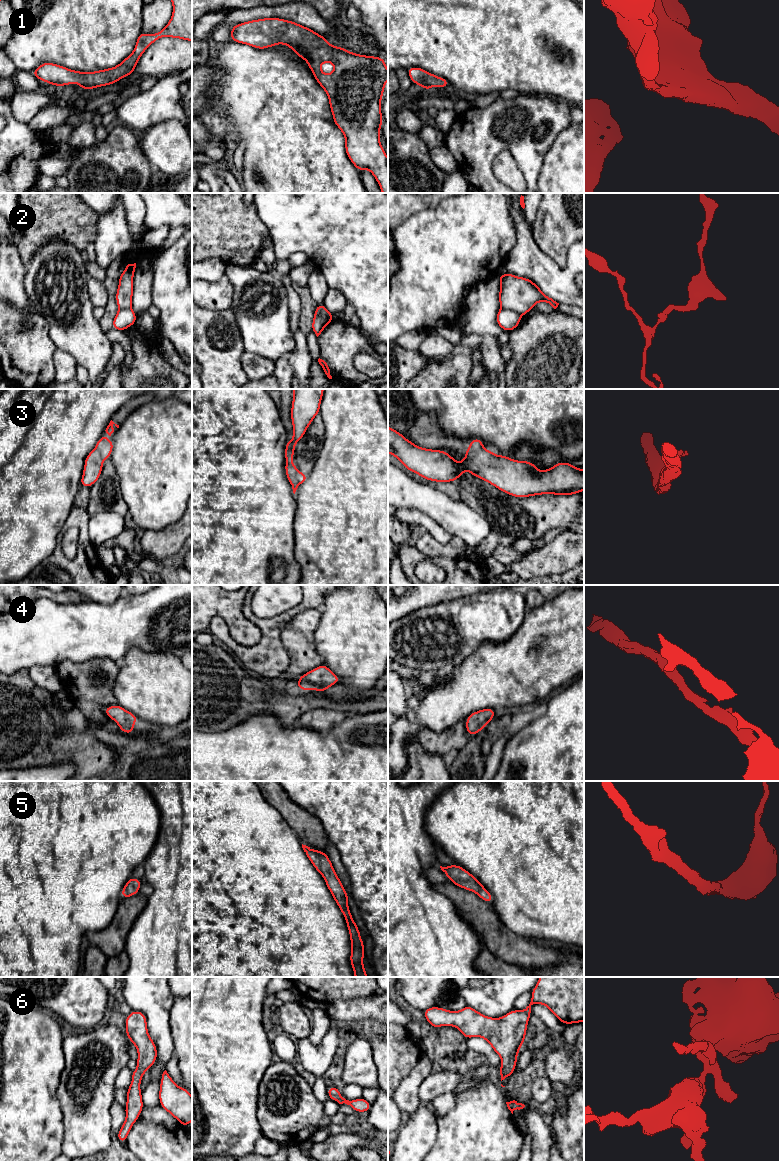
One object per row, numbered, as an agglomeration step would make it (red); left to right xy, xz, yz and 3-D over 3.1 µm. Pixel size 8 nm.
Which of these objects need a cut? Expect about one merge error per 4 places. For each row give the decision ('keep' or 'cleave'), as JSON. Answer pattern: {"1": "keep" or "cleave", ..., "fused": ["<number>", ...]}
{"1": "keep", "2": "cleave", "3": "cleave", "4": "keep", "5": "keep", "6": "keep", "fused": ["2", "3"]}

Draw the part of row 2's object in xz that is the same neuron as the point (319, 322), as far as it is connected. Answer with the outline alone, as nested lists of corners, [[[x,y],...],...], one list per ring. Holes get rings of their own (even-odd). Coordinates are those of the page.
[[[315,312],[311,330],[318,337],[323,332],[324,328],[334,319],[335,318],[333,318],[333,317],[319,315]]]

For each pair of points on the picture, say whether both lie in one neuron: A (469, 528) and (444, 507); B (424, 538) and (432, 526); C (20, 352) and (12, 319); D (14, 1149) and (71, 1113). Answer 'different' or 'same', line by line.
A: same
B: different
C: same
D: different

